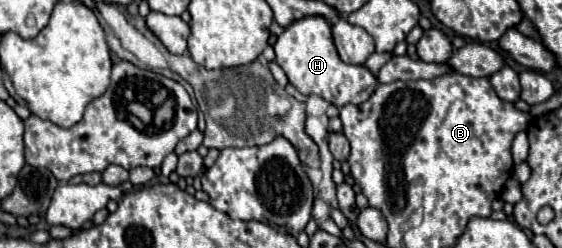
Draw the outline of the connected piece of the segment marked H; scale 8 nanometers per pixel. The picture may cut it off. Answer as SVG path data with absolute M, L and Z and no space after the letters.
M305 17L289 25L275 43L275 55L279 67L287 73L289 83L303 95L317 95L335 107L343 107L347 103L359 105L367 101L373 93L377 77L363 65L347 65L339 59L337 49L333 45L331 27L323 17Z

